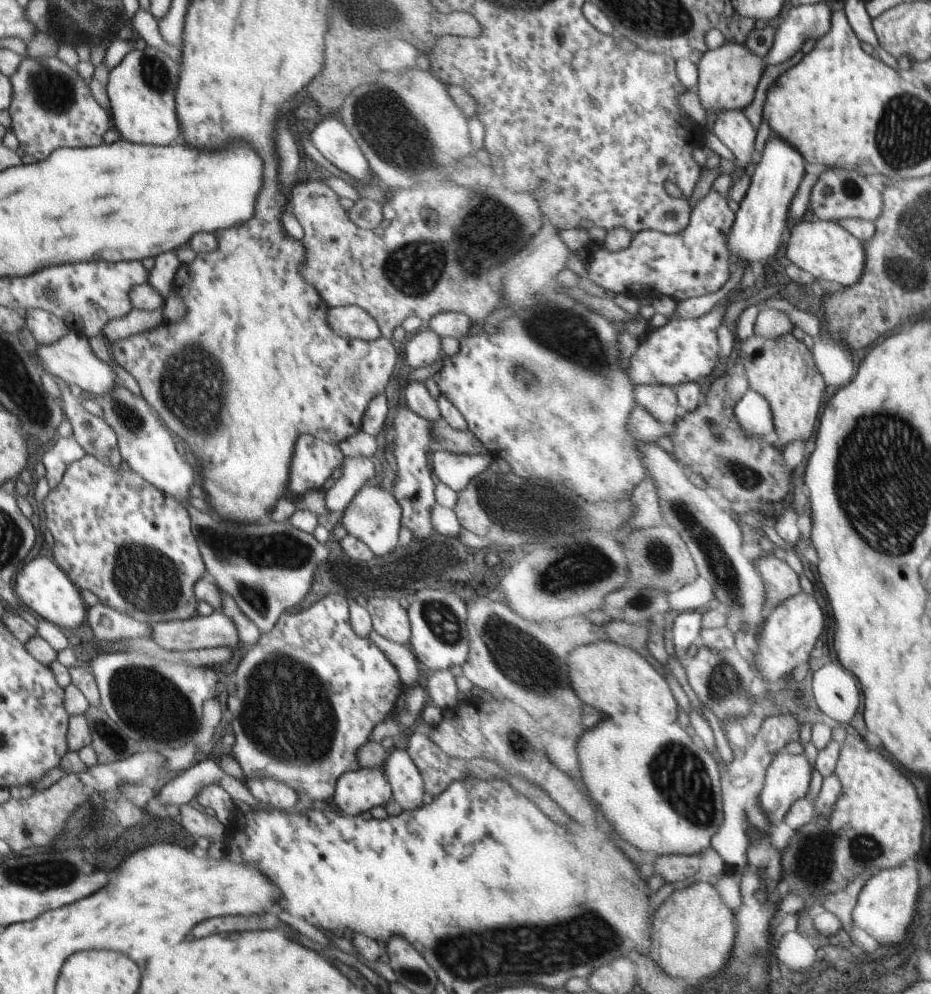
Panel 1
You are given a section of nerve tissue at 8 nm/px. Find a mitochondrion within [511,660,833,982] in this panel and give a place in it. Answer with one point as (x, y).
(681, 776)

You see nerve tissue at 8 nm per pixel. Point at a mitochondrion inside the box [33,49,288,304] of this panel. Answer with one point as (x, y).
(156, 75)

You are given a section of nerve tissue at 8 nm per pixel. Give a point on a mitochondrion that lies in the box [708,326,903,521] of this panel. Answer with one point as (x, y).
(741, 475)

